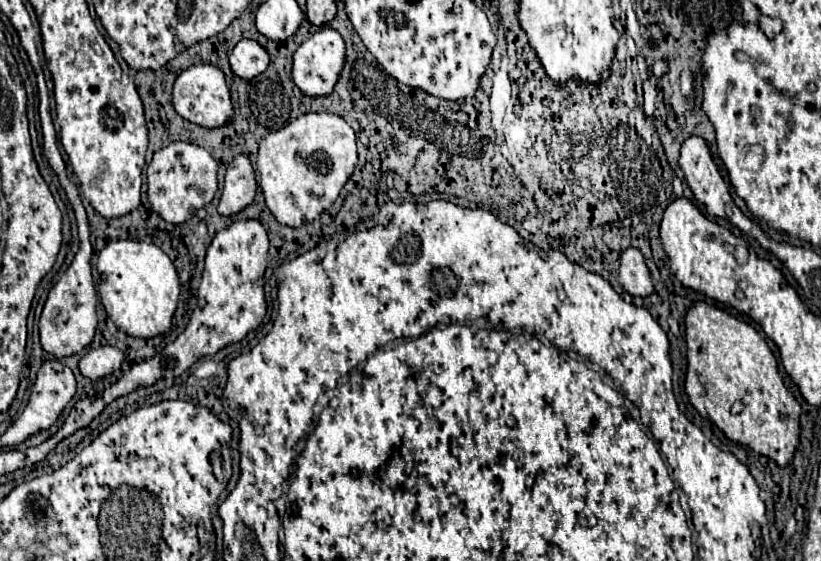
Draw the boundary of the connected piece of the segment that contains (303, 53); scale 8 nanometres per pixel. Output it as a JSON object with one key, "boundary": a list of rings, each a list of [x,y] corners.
{"boundary":[[[323,27],[315,35],[311,35],[293,55],[293,81],[295,85],[309,97],[315,95],[329,95],[343,71],[345,63],[345,41],[343,37],[331,29]]]}

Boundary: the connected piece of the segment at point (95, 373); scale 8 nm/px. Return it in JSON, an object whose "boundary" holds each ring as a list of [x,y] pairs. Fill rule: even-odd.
{"boundary":[[[99,347],[99,349],[91,349],[81,361],[79,361],[79,369],[83,373],[83,377],[89,379],[101,379],[111,375],[113,371],[121,369],[125,361],[125,353],[119,351],[117,347]]]}

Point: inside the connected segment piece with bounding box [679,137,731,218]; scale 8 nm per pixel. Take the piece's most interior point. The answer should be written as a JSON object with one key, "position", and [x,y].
{"position":[699,169]}

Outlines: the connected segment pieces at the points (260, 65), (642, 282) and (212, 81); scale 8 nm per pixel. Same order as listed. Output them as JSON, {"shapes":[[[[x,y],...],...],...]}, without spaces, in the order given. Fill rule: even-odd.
{"shapes":[[[[241,39],[229,55],[231,69],[241,79],[253,79],[261,75],[269,65],[267,51],[253,39]]],[[[627,249],[621,255],[621,269],[619,269],[619,285],[637,297],[647,297],[653,293],[653,283],[649,269],[645,265],[645,257],[639,249]]],[[[191,65],[189,69],[185,69],[173,83],[173,99],[171,101],[173,101],[175,111],[183,119],[187,119],[195,125],[209,127],[209,129],[225,125],[233,115],[231,93],[225,83],[225,75],[219,67],[213,67],[213,65]]]]}

